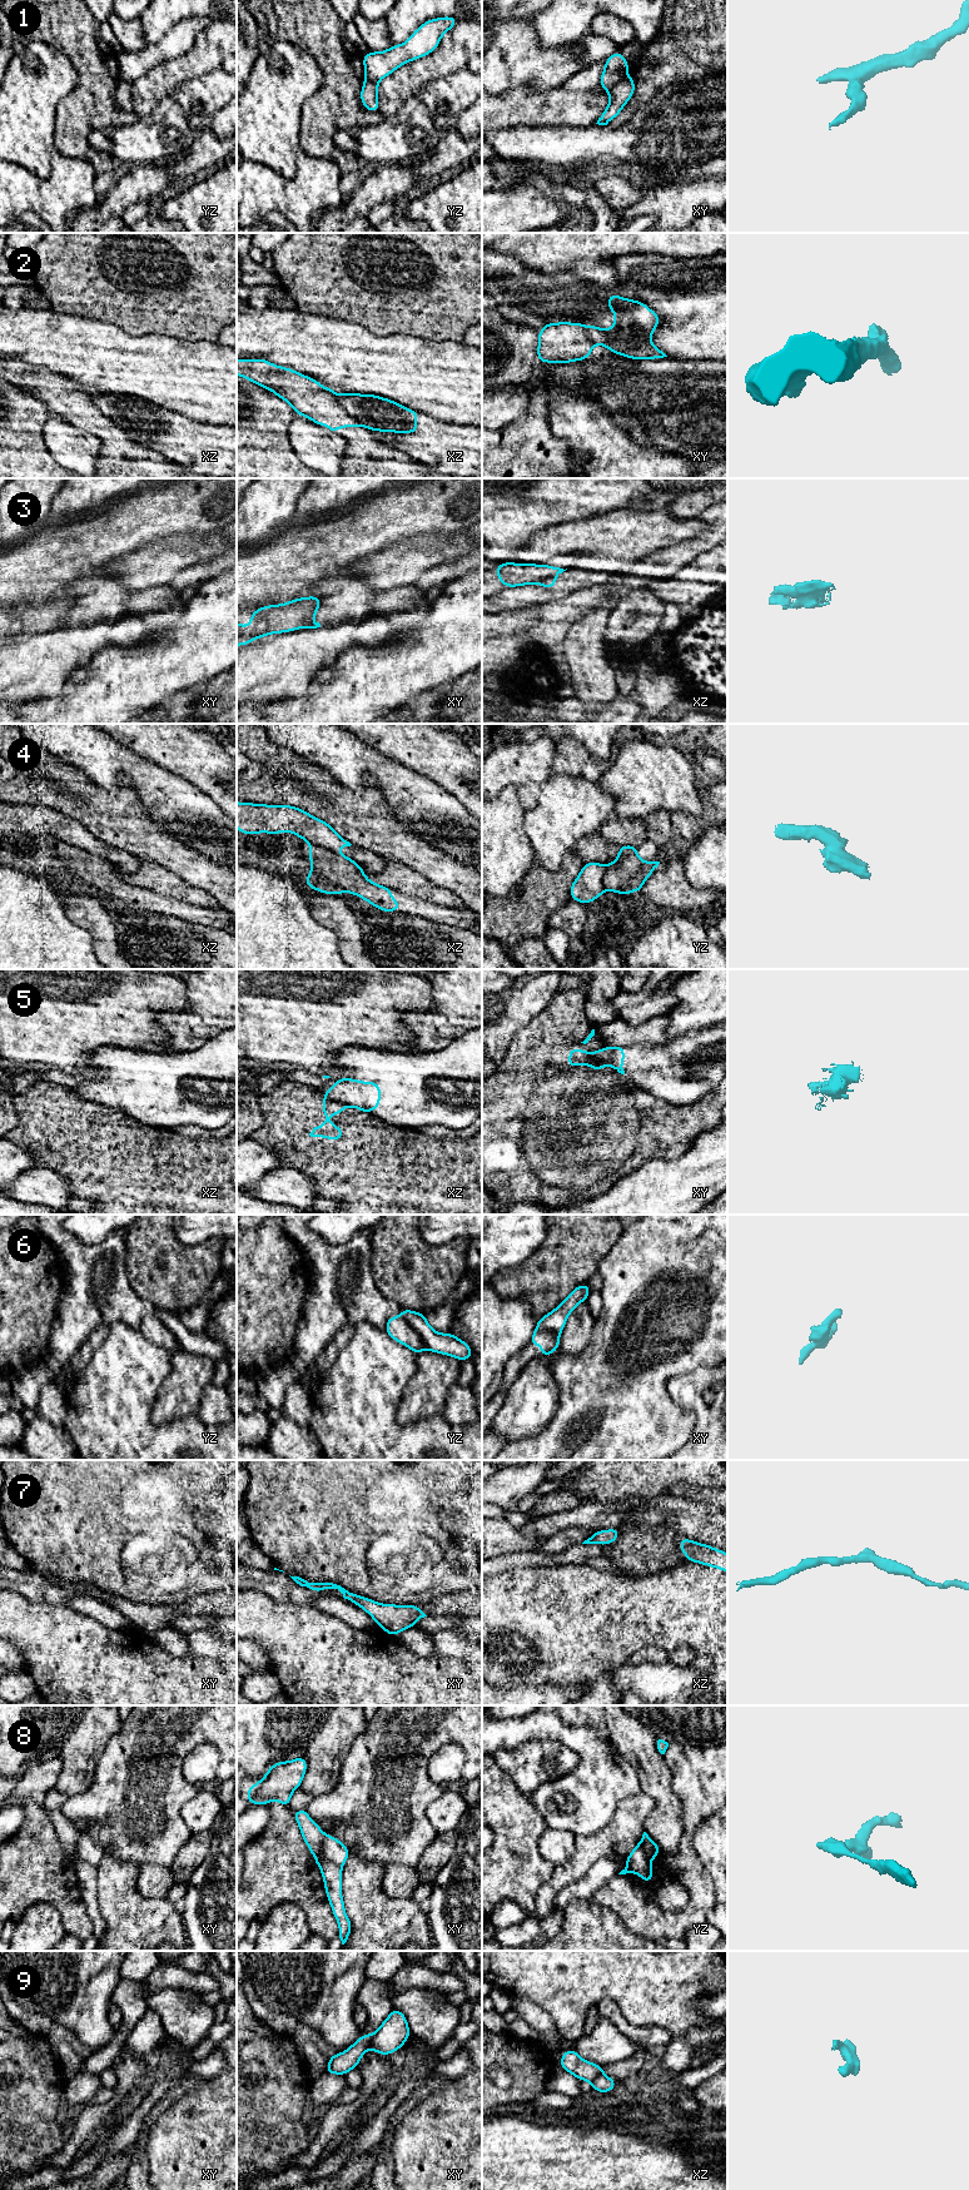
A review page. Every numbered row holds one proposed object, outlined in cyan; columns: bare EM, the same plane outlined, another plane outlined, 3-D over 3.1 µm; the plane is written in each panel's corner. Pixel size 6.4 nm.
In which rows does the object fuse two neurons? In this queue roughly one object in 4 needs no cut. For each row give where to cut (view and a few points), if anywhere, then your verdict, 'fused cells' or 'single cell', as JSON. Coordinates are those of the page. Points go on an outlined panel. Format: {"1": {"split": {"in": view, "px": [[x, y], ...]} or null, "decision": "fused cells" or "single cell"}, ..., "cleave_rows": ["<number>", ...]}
{"1": {"split": {"in": "xy", "px": [[626, 75], [607, 90]]}, "decision": "fused cells"}, "2": {"split": {"in": "xz", "px": [[336, 396], [339, 405], [361, 423]]}, "decision": "fused cells"}, "3": {"split": {"in": "xz", "px": [[555, 575], [541, 579], [537, 582]]}, "decision": "fused cells"}, "4": {"split": {"in": "yz", "px": [[606, 865], [604, 889]]}, "decision": "fused cells"}, "5": {"split": {"in": "xz", "px": [[324, 1096], [351, 1106]]}, "decision": "fused cells"}, "6": {"split": {"in": "yz", "px": [[402, 1315], [427, 1349]]}, "decision": "fused cells"}, "7": {"split": null, "decision": "single cell"}, "8": {"split": {"in": "xy", "px": [[324, 1836], [322, 1852], [341, 1868]]}, "decision": "fused cells"}, "9": {"split": {"in": "xy", "px": [[374, 2034], [368, 2046]]}, "decision": "fused cells"}, "cleave_rows": ["1", "2", "3", "4", "5", "6", "8", "9"]}

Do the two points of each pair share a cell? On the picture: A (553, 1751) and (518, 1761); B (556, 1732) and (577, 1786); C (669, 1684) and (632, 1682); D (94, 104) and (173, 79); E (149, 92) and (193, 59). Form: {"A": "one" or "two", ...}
{"A": "one", "B": "one", "C": "one", "D": "two", "E": "one"}

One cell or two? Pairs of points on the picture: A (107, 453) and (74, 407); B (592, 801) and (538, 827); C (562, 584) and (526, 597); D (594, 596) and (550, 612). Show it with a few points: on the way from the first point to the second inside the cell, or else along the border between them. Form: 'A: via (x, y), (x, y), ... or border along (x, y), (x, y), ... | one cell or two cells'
A: via (107, 441), (107, 437), (87, 417) | one cell
B: via (579, 807), (572, 807), (552, 825) | one cell
C: via (553, 589), (535, 594) | one cell
D: via (582, 601), (561, 612) | one cell

